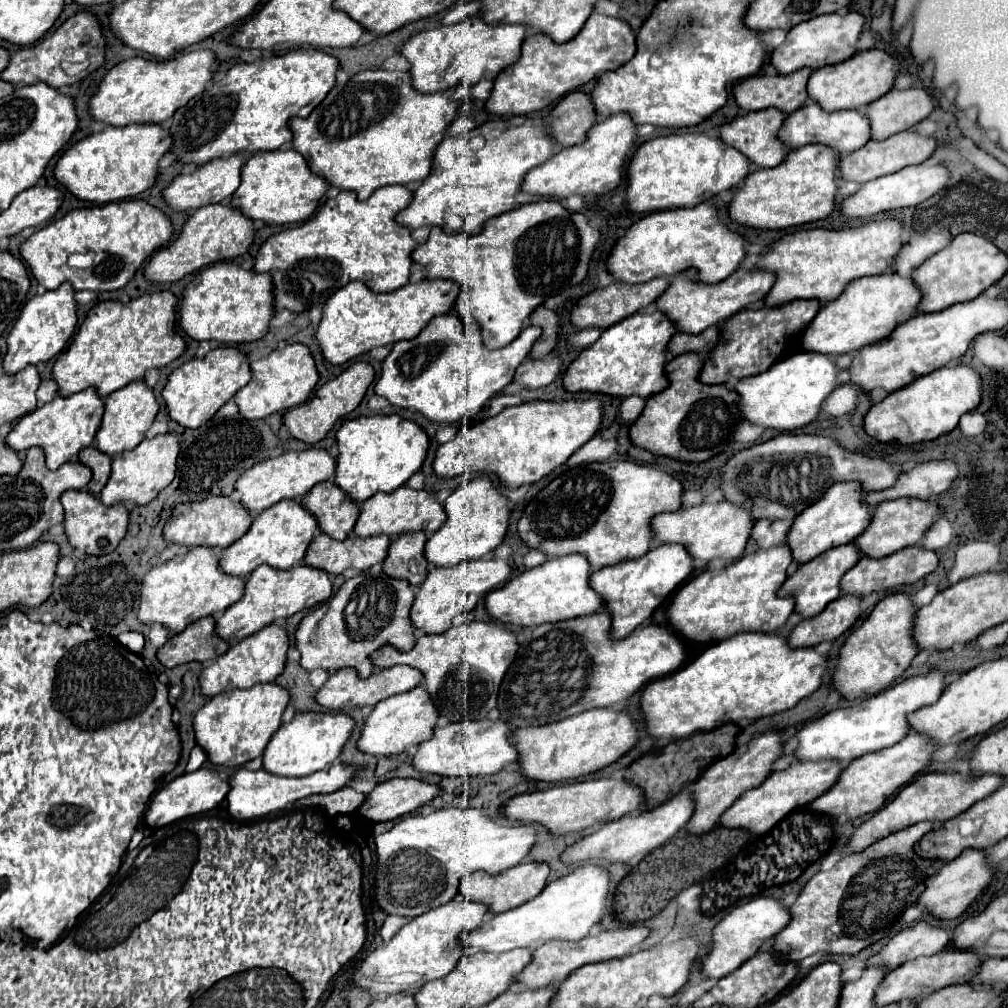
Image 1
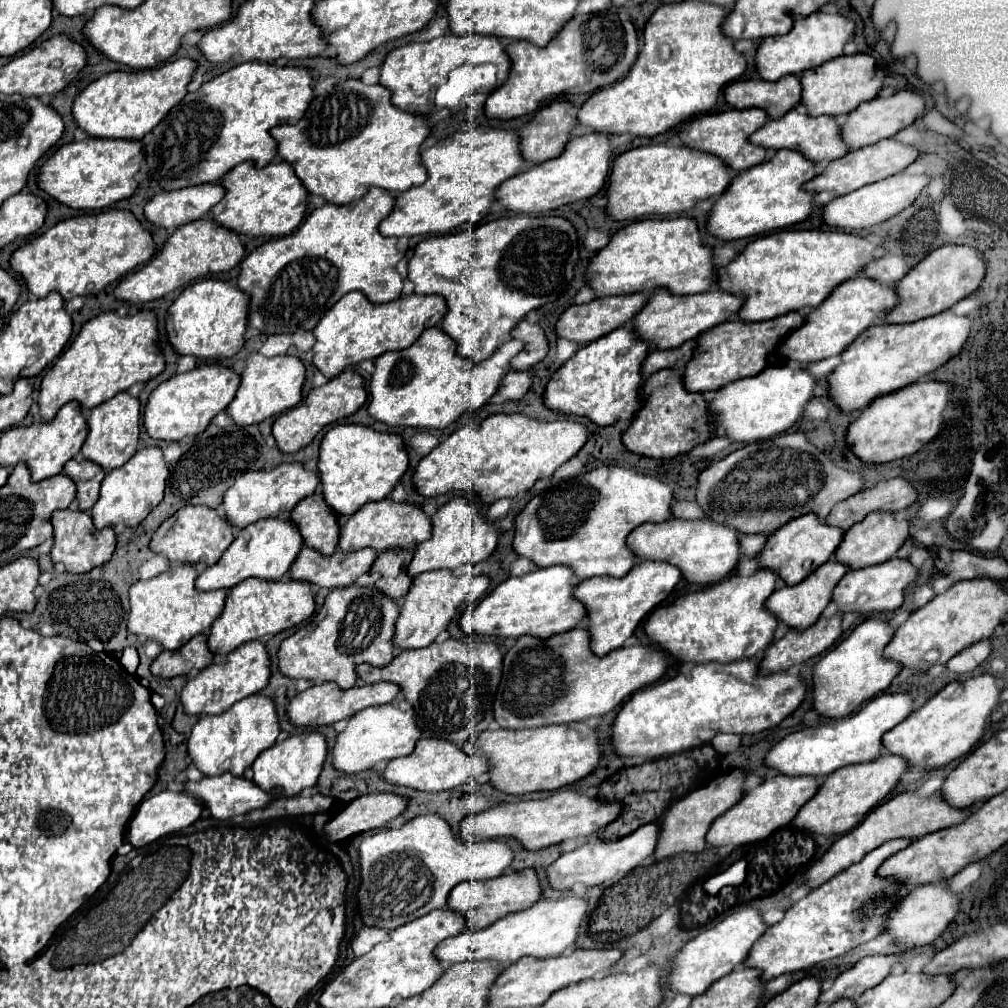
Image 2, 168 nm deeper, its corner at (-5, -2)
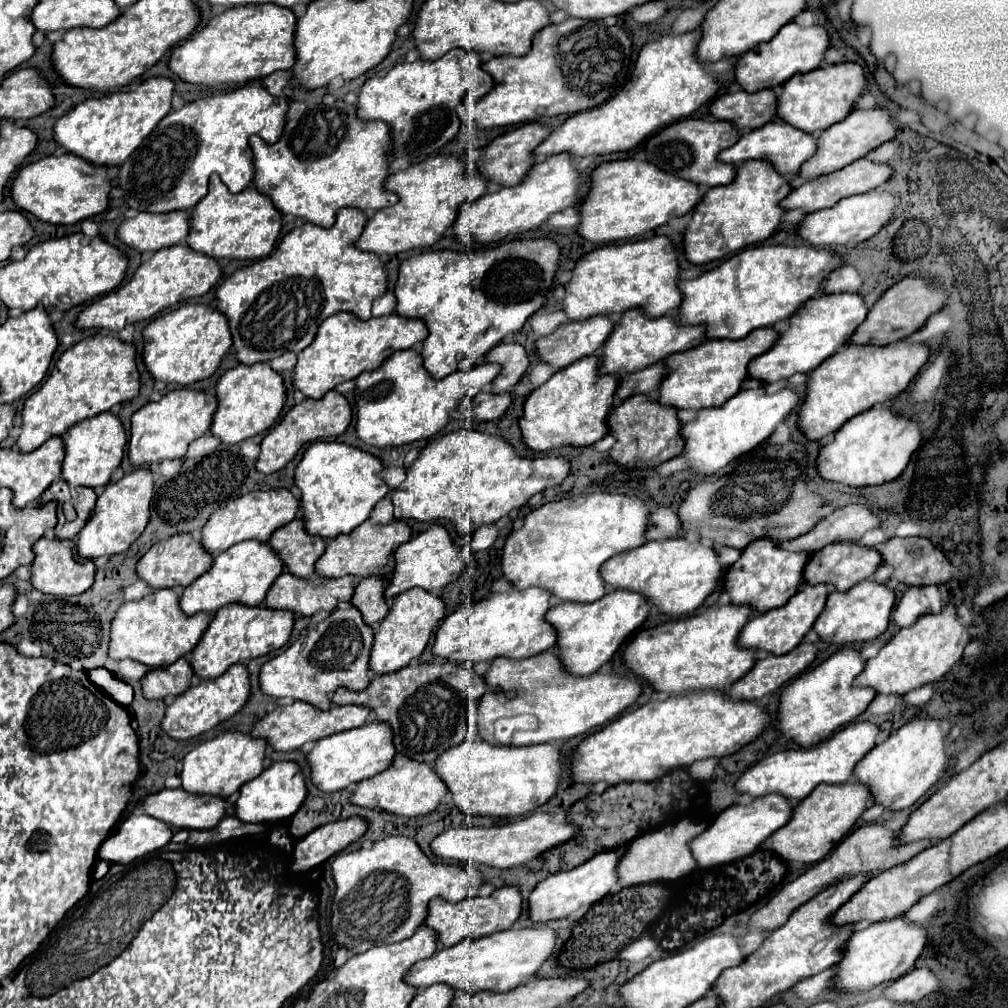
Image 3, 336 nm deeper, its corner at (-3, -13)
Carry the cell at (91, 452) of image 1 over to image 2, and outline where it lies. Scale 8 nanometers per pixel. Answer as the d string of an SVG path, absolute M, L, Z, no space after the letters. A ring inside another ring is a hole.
M73 459L65 465L63 471L69 473L77 485L79 509L89 511L95 505L95 501L99 499L99 487L105 477L105 469L101 469L101 465L89 461L89 459Z

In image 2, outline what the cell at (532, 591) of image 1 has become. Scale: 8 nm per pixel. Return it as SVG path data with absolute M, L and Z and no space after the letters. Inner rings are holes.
M567 565L543 567L521 577L509 577L507 581L497 585L479 605L475 605L461 617L461 629L467 635L477 633L487 637L551 637L569 631L581 625L587 617L585 605L573 595L575 587L577 577Z

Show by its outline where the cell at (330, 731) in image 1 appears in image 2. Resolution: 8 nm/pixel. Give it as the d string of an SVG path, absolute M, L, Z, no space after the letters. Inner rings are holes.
M311 731L311 733L303 733L303 735L291 735L287 739L283 739L281 743L275 743L273 747L265 749L253 767L253 781L257 781L259 787L263 789L271 789L271 787L283 787L285 797L293 797L299 795L301 789L311 787L317 783L319 773L325 765L327 759L327 737L319 731Z

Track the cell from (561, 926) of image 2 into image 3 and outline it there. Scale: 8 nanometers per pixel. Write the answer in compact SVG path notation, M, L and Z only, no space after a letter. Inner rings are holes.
M509 928L477 940L463 940L457 946L441 948L431 958L417 962L403 980L419 988L431 984L447 984L453 990L467 994L475 992L507 992L527 980L531 980L539 966L547 960L555 946L555 932L551 928Z

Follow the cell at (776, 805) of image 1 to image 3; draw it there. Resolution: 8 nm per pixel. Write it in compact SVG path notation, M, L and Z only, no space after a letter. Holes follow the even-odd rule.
M777 794L755 798L749 804L733 804L729 808L725 808L689 844L691 854L697 860L697 866L707 870L707 868L729 864L729 862L735 862L735 860L741 860L741 858L753 854L773 832L777 832L781 826L785 826L789 822L791 810L793 810L793 806L783 796L777 796Z

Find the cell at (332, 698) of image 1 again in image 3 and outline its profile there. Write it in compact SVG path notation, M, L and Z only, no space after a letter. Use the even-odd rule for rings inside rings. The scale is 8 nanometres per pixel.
M293 702L291 706L279 706L279 708L271 710L269 714L265 714L253 726L251 736L263 738L277 752L287 752L287 750L301 748L307 742L317 742L325 736L363 726L367 722L367 716L369 716L369 708L365 708L365 706L331 706L329 710L317 710L311 704Z

